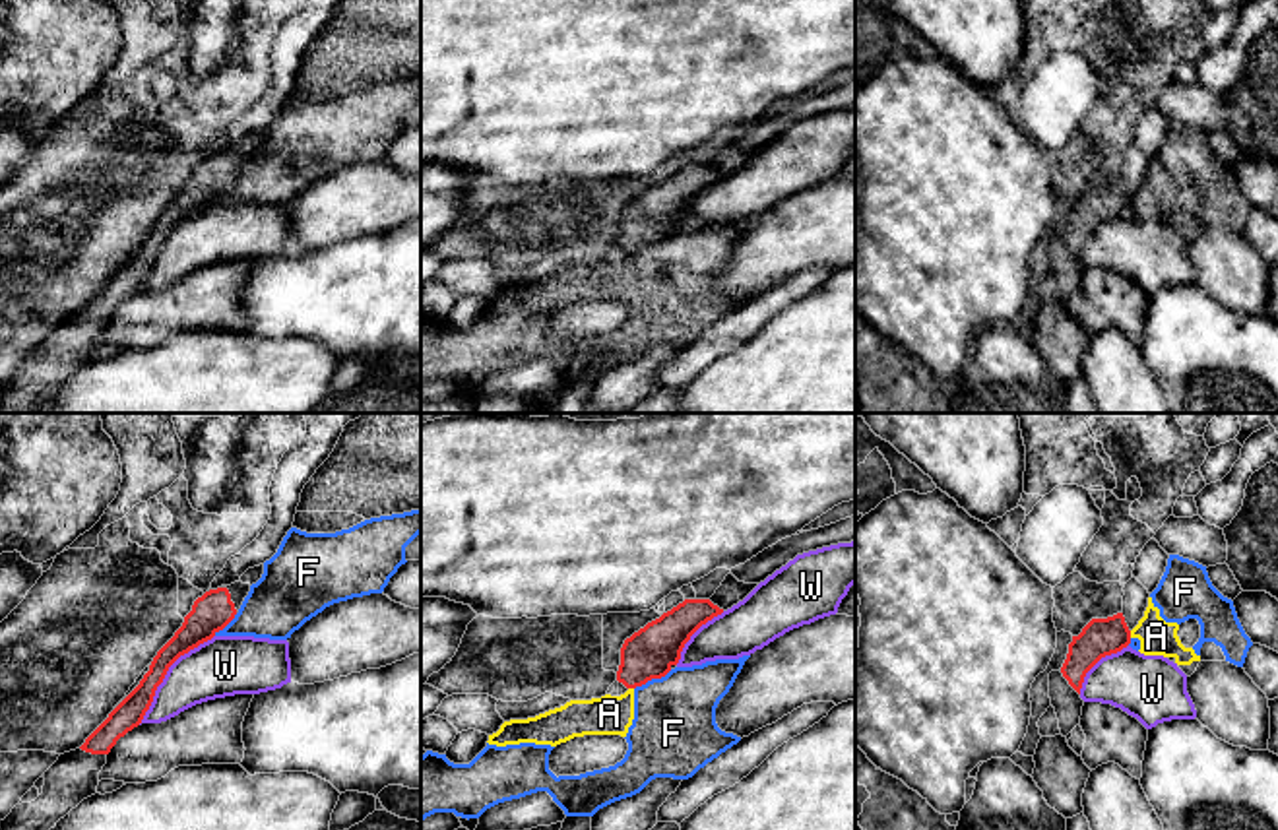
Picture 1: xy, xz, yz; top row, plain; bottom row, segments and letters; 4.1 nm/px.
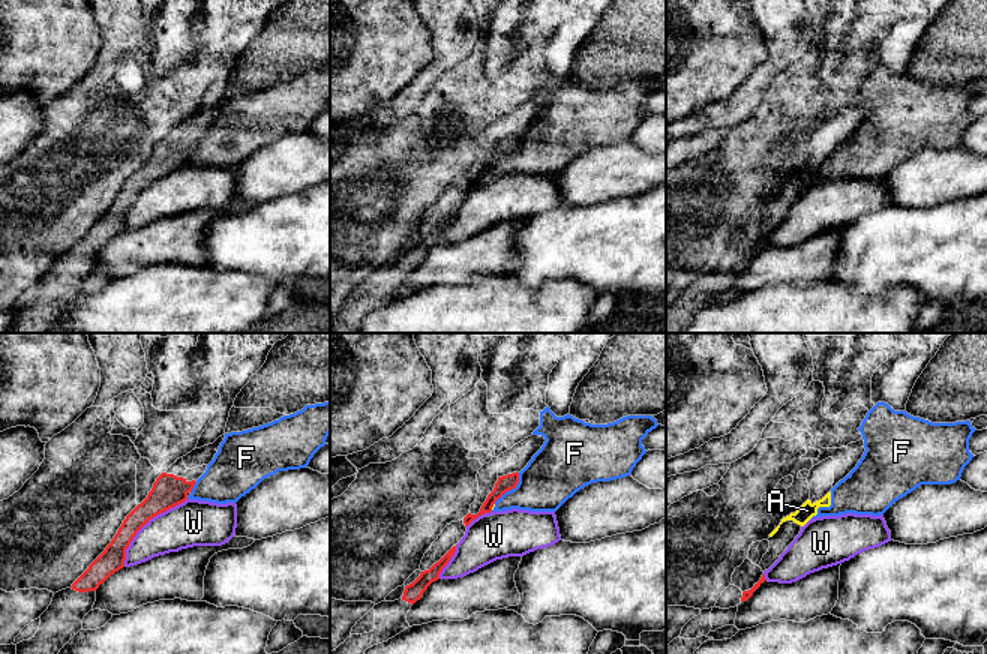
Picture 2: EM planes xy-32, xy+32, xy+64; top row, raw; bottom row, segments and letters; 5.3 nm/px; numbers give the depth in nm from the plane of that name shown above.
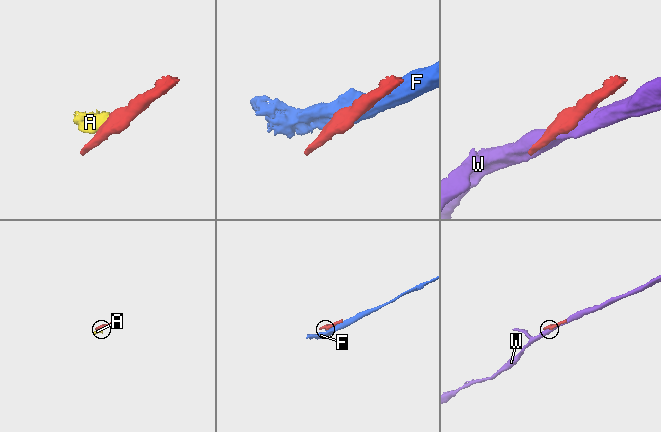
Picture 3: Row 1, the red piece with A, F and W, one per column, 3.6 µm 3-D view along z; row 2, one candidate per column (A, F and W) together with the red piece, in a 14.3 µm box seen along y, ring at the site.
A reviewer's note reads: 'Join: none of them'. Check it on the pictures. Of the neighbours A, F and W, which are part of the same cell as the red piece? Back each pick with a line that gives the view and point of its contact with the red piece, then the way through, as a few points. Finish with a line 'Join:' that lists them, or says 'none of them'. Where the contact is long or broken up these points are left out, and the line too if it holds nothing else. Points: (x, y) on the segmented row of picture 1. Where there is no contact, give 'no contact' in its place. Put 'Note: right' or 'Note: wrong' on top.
Note: right
Join: none of them

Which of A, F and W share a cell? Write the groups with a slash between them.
A F / W

